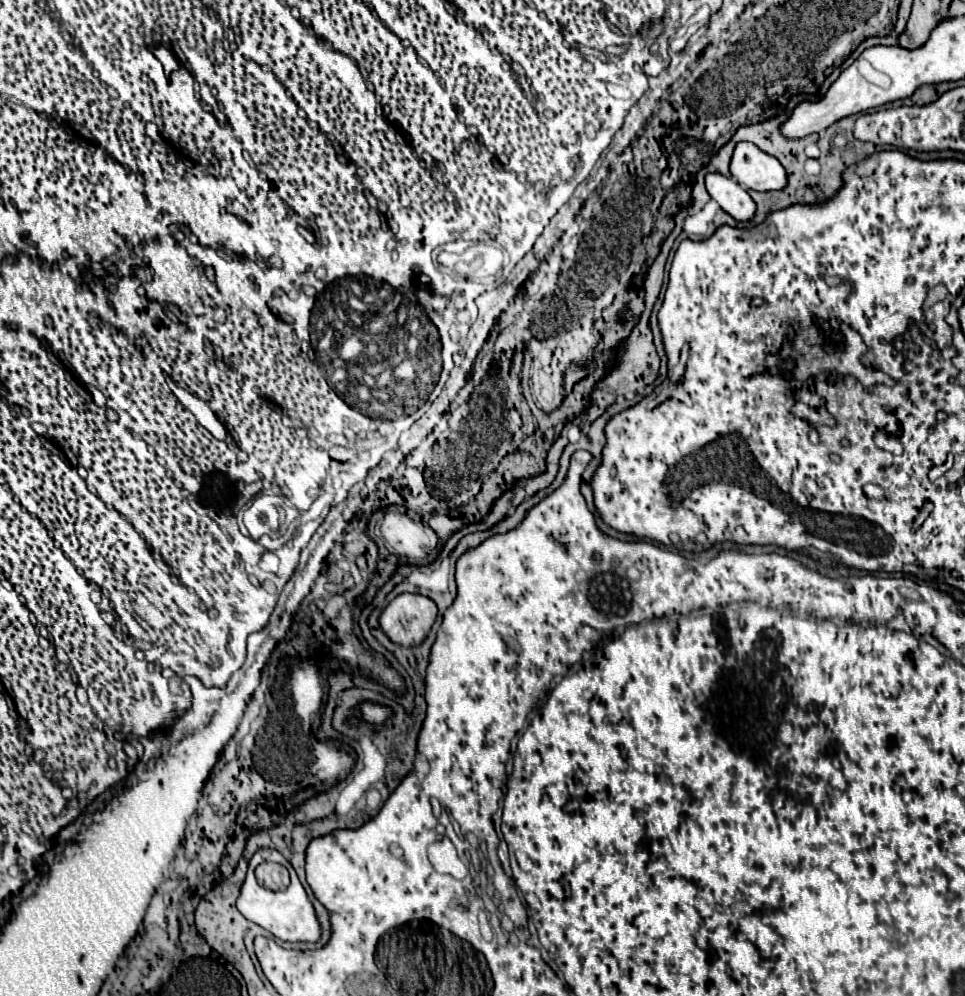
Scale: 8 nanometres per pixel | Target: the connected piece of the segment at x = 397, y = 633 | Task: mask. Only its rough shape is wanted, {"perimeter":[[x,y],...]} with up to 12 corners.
{"perimeter":[[402,593],[380,615],[400,645],[418,645],[436,619],[436,603]]}

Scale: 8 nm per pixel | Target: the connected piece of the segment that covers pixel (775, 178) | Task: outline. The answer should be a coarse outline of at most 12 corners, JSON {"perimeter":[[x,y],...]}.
{"perimeter":[[746,141],[730,171],[754,191],[788,185],[782,163]]}

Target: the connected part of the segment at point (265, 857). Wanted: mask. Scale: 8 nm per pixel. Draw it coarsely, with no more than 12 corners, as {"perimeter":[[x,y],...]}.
{"perimeter":[[260,849],[238,897],[238,911],[282,941],[316,943],[322,935],[314,905],[296,871],[272,893],[256,883],[262,861],[284,859]]}

